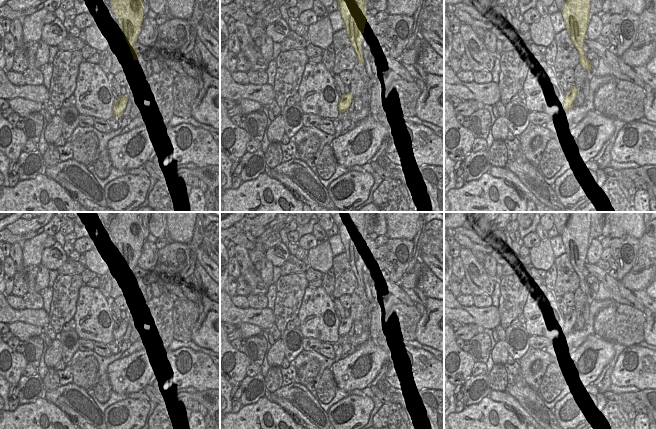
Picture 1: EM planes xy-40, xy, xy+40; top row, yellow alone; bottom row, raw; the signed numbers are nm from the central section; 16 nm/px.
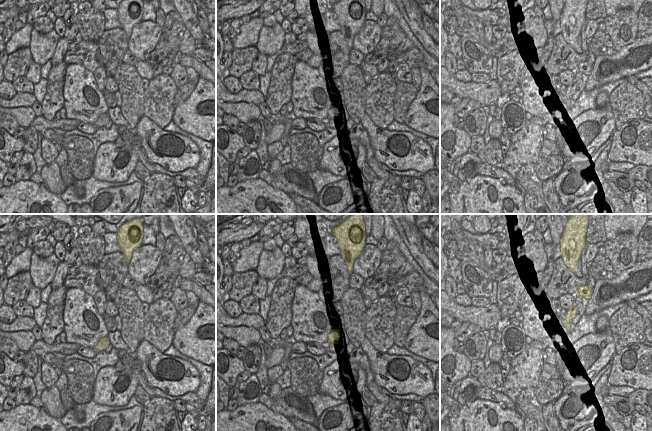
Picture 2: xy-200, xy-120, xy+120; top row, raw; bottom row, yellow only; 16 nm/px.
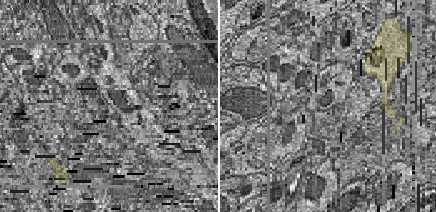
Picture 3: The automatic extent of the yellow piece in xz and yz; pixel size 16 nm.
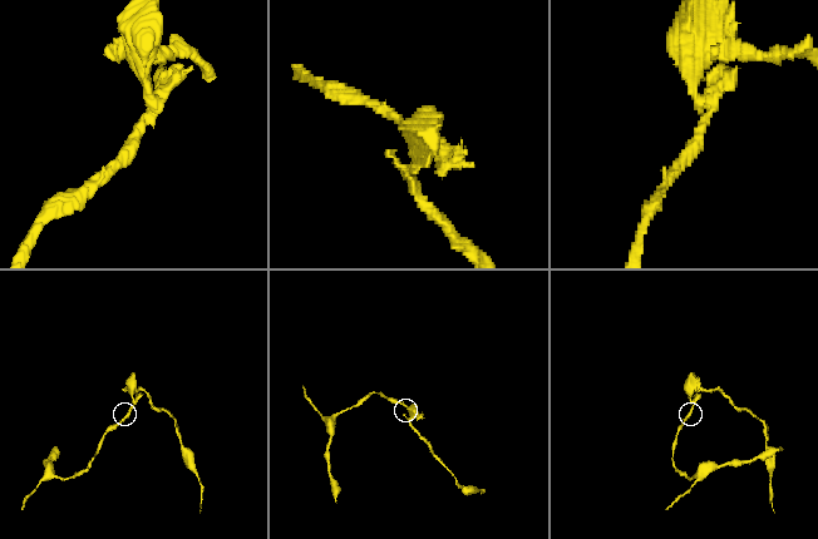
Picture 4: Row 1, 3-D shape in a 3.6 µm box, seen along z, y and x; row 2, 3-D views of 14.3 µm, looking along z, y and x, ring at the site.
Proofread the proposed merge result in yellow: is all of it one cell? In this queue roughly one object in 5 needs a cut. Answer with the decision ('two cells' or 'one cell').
two cells

